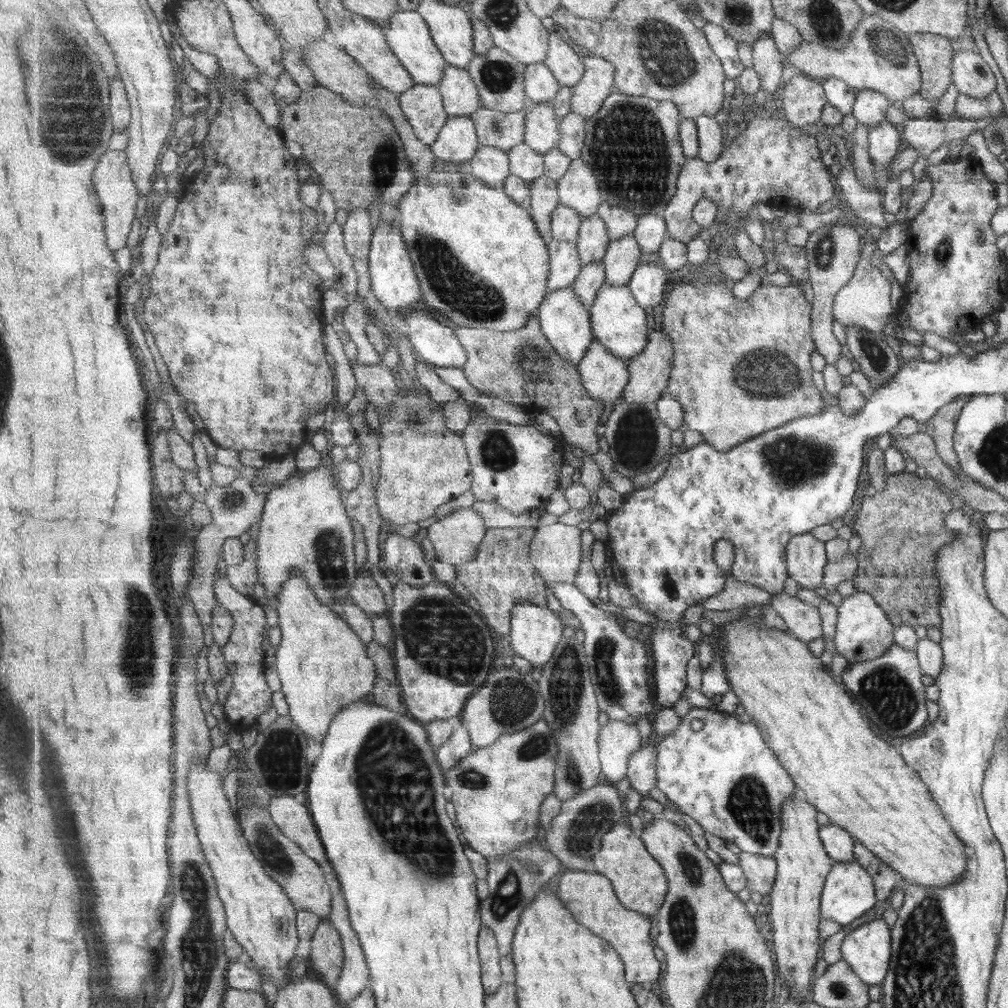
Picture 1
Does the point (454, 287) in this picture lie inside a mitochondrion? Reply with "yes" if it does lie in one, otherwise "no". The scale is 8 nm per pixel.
yes

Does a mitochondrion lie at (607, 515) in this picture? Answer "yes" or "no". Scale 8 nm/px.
no

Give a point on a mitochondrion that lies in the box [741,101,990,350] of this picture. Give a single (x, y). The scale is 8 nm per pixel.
(943, 250)

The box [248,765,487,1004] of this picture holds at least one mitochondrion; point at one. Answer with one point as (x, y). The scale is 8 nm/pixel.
(271, 849)

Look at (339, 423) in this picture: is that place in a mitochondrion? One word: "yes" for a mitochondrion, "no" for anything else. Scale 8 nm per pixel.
no

